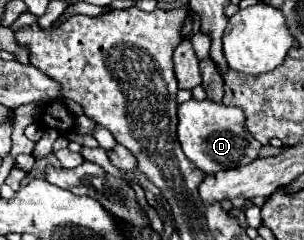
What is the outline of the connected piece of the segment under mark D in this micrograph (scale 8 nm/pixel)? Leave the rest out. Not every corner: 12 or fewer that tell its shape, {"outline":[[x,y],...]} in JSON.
{"outline":[[190,99],[178,141],[204,173],[258,159],[244,113]]}

